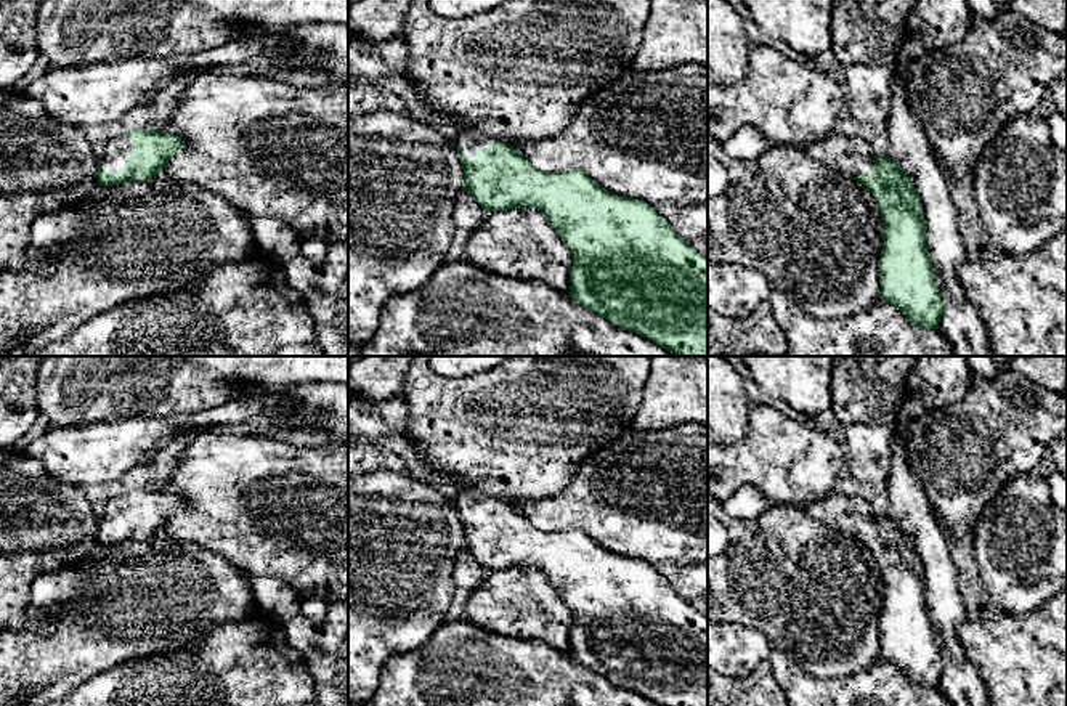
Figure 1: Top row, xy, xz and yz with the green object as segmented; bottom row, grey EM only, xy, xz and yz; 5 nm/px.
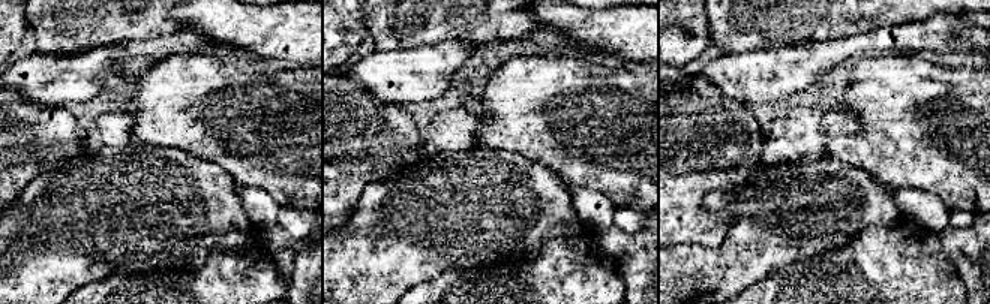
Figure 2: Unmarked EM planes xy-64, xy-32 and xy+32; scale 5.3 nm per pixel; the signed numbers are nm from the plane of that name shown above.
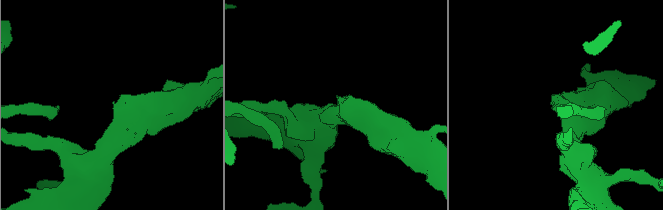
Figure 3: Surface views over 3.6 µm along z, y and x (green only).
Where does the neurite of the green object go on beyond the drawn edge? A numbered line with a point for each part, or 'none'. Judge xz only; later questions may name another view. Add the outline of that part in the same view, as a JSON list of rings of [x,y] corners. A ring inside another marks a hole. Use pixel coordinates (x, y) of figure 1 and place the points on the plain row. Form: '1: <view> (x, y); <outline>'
1: xz (470, 501); [[[464,483],[454,485],[449,489],[451,497],[464,509],[470,520],[478,509],[488,507],[494,499],[488,499]]]

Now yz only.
1: yz (852, 515); [[[831,493],[820,501],[807,502],[802,509],[815,520],[842,531],[844,534],[860,536],[874,528],[870,504],[846,493]]]

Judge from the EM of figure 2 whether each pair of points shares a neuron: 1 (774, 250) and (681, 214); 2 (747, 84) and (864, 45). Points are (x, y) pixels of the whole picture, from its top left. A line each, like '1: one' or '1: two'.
1: two
2: one

